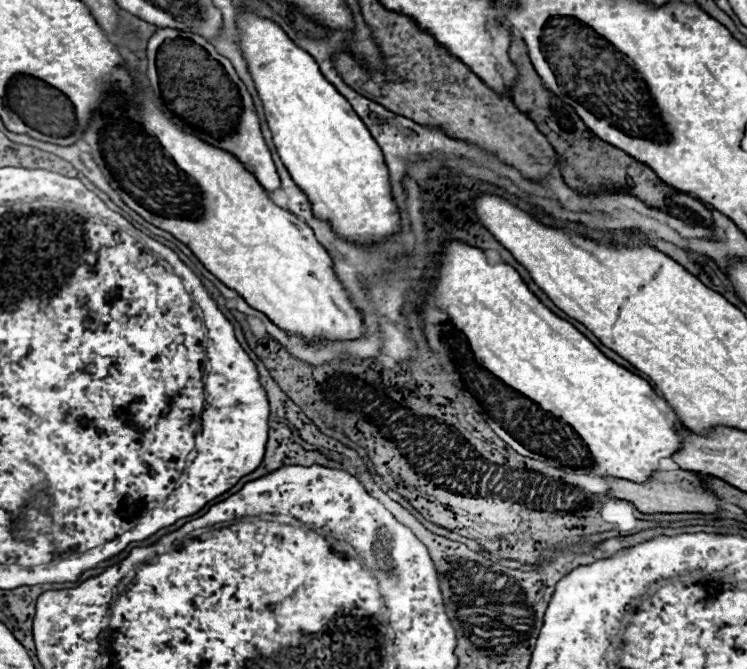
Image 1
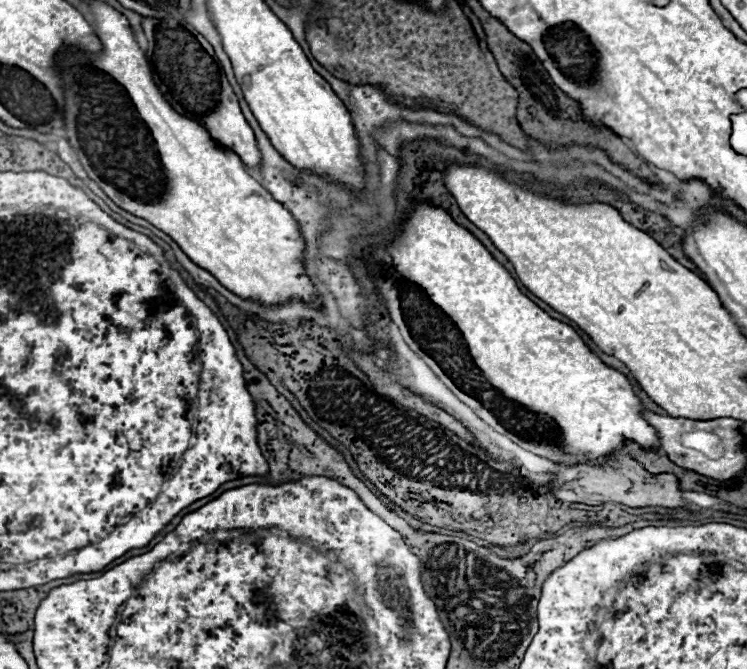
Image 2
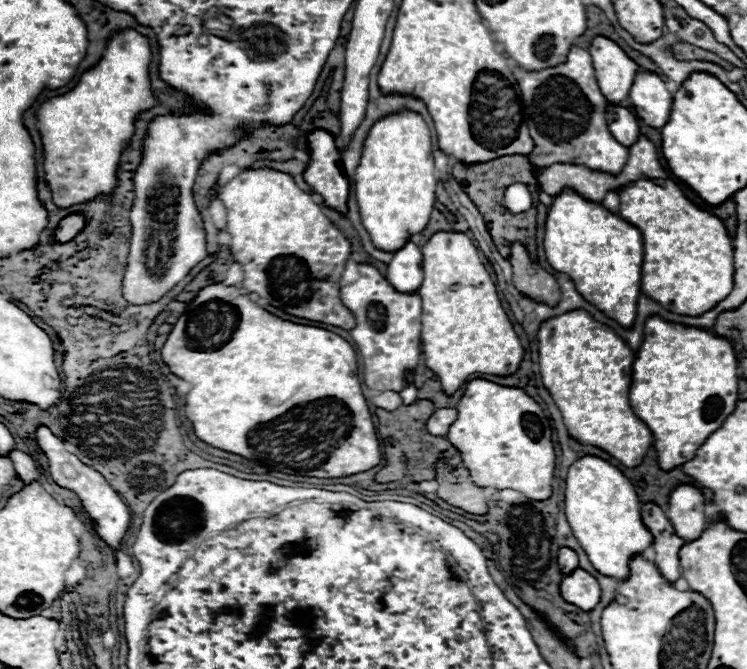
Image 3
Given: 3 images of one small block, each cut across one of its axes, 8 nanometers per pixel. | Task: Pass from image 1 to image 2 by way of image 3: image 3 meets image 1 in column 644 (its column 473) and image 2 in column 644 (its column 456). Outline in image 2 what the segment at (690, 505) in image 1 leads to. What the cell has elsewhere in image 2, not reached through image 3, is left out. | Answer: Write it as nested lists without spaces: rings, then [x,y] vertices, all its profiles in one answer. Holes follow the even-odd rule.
[[[622,450],[614,452],[612,458],[608,458],[606,468],[590,466],[590,464],[560,466],[558,480],[552,482],[550,490],[560,500],[584,502],[590,506],[600,506],[604,502],[618,502],[618,504],[626,504],[632,508],[644,508],[644,506],[682,508],[682,506],[686,506],[686,500],[682,498],[680,482],[674,474],[650,474],[640,462],[632,460]]]

